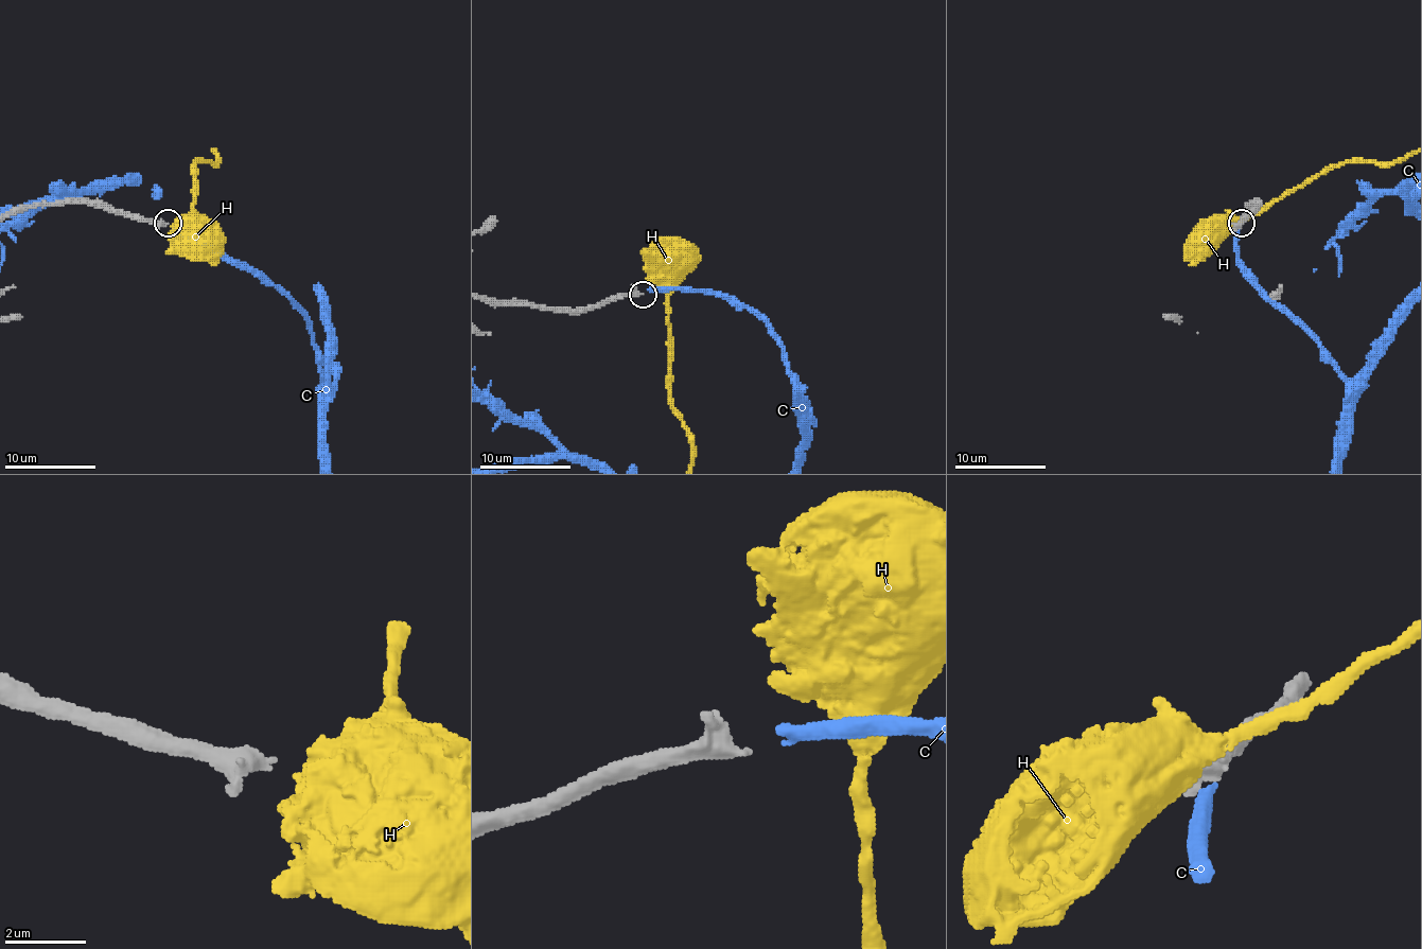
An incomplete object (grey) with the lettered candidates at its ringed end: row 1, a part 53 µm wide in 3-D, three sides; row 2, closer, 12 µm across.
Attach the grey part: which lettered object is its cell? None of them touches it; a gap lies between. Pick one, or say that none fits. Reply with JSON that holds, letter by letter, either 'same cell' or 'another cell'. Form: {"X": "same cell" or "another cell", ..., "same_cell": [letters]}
{"C": "same cell", "H": "another cell", "same_cell": ["C"]}

